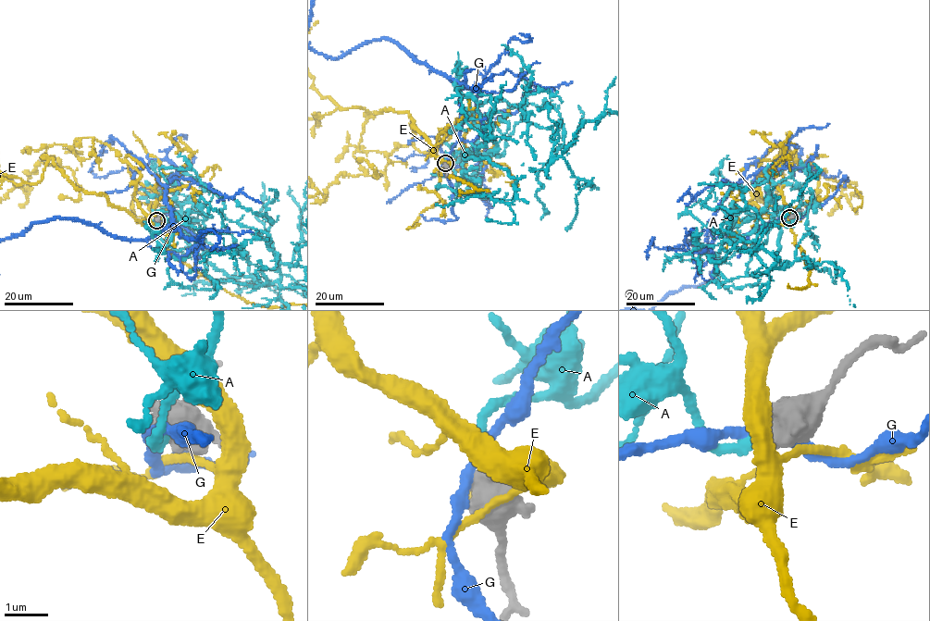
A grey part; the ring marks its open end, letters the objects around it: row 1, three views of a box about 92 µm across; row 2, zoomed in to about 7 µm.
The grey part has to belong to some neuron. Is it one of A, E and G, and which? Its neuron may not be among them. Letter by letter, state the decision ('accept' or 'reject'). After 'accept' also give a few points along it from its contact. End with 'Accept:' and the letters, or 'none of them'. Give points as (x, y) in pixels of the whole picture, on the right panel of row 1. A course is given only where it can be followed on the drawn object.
A: accept
E: reject
G: reject
Accept: A

